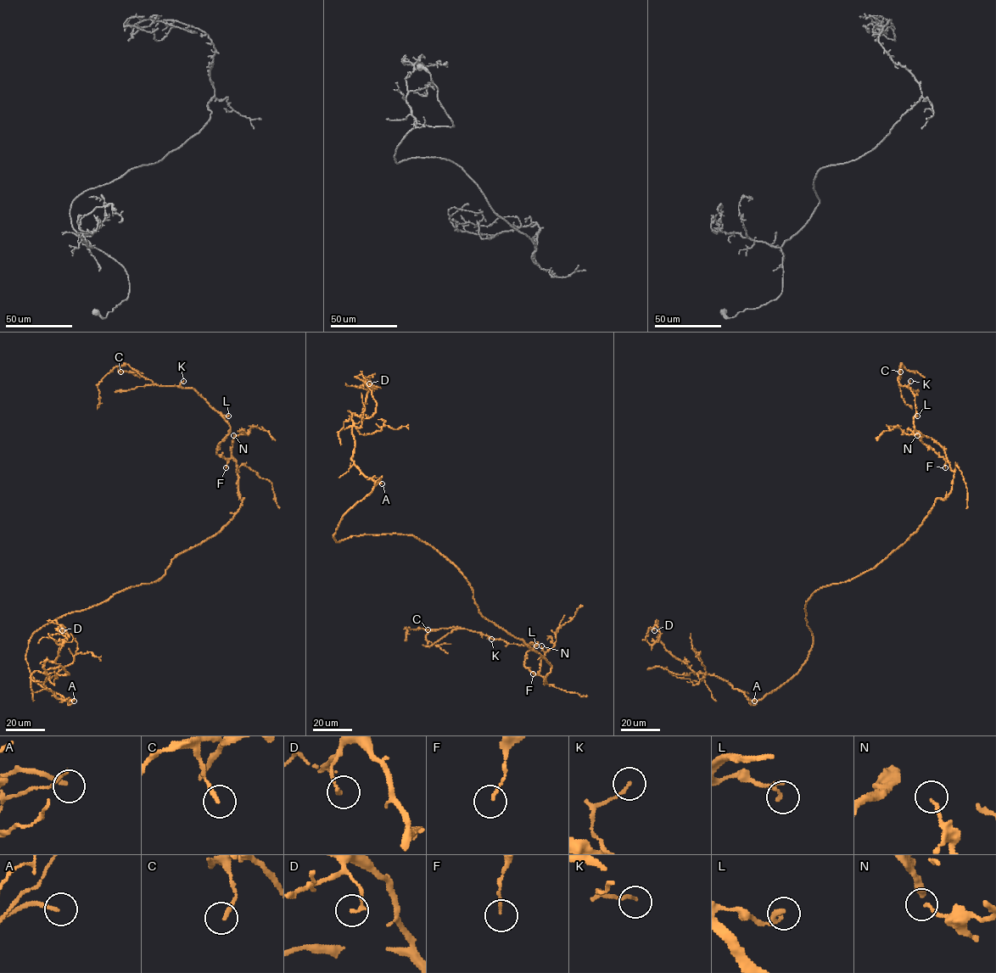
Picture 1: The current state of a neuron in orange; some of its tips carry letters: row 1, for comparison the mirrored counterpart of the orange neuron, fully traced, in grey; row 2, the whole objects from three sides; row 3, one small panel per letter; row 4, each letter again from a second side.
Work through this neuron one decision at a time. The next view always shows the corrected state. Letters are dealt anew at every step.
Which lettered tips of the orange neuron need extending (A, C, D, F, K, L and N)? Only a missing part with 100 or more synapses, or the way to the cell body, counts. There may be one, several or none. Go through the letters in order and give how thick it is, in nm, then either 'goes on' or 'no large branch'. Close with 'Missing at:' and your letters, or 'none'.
A: 180 nm | goes on
C: 180 nm | no large branch
D: 140 nm | no large branch
F: 110 nm | no large branch
K: 130 nm | no large branch
L: 140 nm | no large branch
N: 150 nm | no large branch
Missing at: A

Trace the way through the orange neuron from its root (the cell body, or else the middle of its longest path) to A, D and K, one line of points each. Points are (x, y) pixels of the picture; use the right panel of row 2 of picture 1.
A: (855, 577), (823, 586), (809, 597), (805, 611), (813, 645), (807, 661), (780, 687), (754, 701)
D: (855, 577), (809, 597), (807, 661), (757, 701), (695, 673), (654, 630)
K: (855, 577), (902, 545), (935, 500), (951, 489), (949, 463), (914, 427), (910, 381)

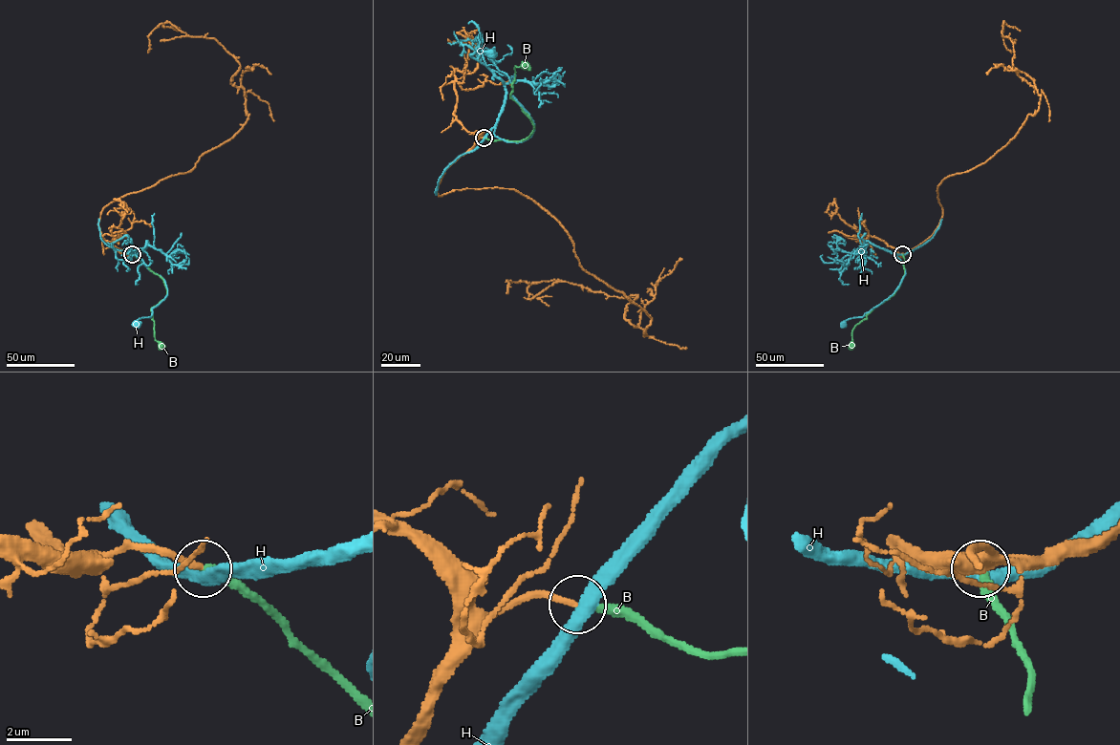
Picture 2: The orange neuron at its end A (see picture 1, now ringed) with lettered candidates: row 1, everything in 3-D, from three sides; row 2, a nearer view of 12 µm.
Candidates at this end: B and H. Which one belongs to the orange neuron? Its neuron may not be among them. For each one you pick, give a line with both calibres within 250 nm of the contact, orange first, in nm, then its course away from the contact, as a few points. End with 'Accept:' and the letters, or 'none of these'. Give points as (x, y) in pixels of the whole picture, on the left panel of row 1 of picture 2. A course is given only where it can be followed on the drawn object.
B: calibres 200 and 190 nm; course (132, 254), (158, 274), (167, 290), (165, 297), (151, 308), (155, 339), (161, 346)
Accept: B

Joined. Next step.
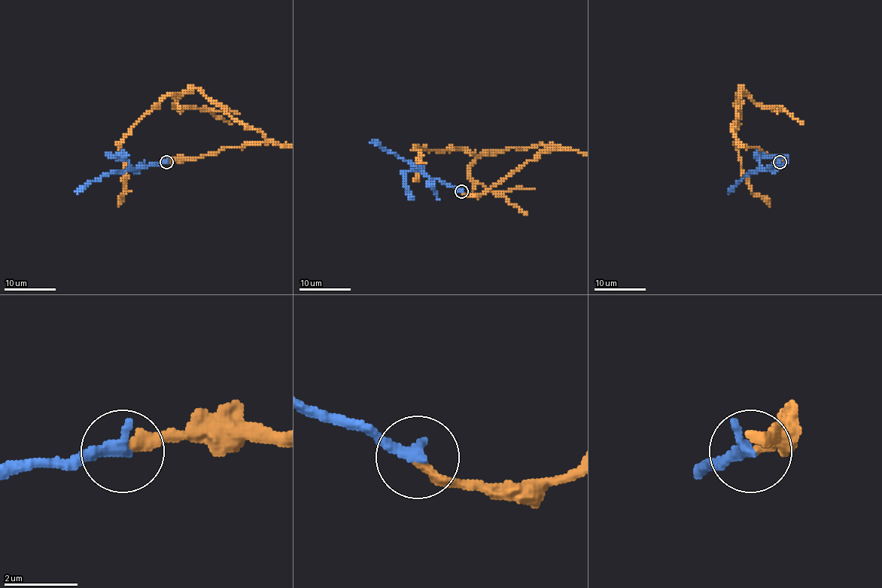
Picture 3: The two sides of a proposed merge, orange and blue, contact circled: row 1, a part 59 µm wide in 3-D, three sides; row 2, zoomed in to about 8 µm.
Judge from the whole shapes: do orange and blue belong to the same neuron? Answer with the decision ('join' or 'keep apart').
join

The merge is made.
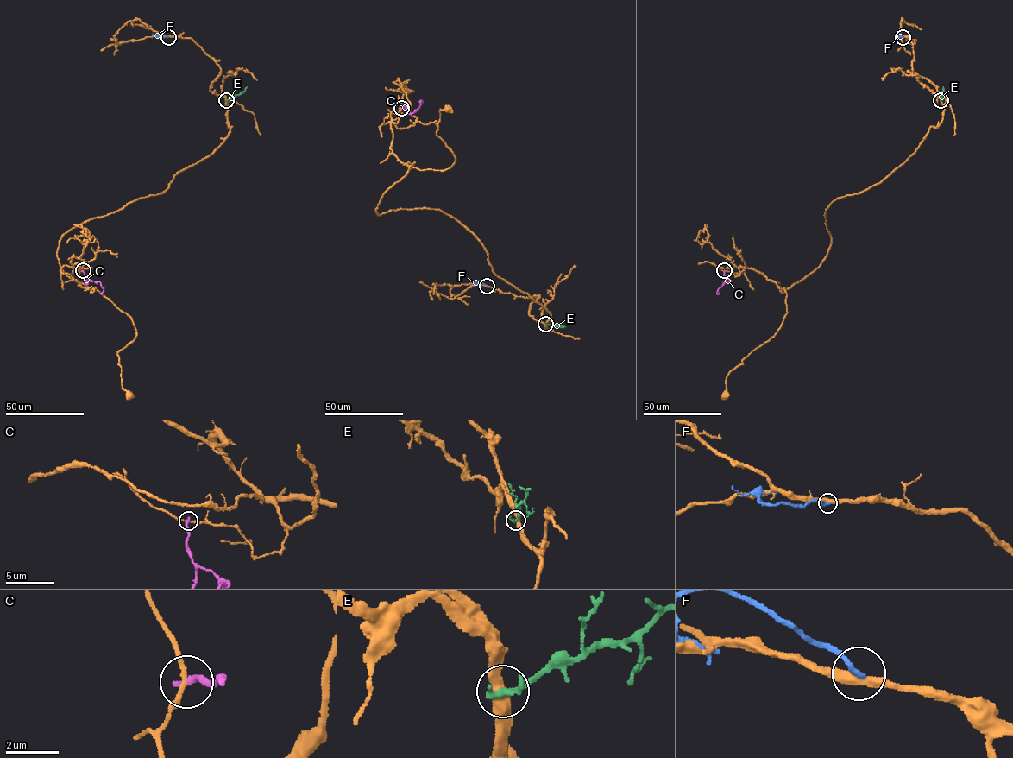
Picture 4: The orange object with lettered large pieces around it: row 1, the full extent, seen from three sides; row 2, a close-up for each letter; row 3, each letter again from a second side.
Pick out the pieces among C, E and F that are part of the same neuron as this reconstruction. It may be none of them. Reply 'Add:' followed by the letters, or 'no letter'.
Add: no letter

